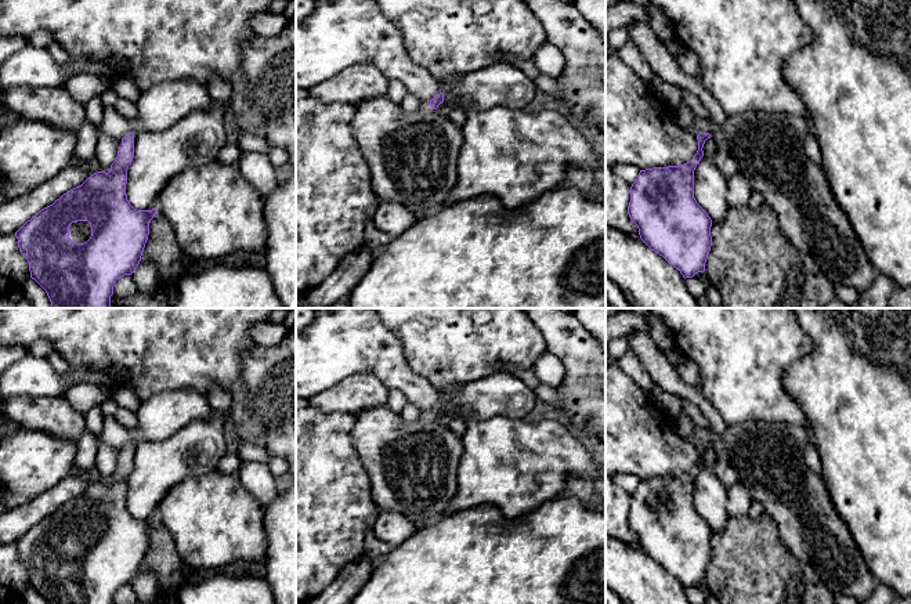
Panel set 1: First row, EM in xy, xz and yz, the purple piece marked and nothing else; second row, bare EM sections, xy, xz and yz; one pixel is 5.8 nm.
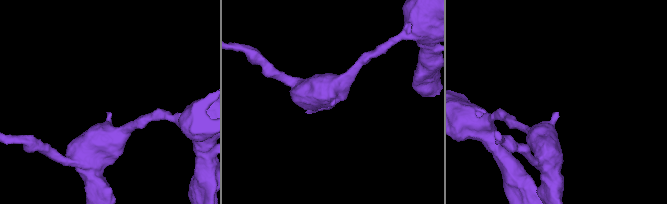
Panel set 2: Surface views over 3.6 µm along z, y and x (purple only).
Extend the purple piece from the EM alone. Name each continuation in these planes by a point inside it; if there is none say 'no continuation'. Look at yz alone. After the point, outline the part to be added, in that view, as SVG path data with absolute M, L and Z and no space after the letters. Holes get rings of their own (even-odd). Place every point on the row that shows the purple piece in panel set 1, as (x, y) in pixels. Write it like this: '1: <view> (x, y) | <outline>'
no continuation

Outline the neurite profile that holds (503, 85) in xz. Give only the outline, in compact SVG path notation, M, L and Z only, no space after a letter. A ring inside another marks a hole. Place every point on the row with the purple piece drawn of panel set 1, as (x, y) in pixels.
M502 59L469 73L445 94L444 102L451 108L460 108L459 102L469 98L481 109L494 106L524 109L535 97L536 90L532 79Z

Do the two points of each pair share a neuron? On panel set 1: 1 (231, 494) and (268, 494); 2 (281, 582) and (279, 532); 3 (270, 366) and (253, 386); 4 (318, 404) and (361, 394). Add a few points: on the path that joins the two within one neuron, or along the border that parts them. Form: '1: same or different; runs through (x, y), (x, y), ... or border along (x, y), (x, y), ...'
1: different; border along (235, 474), (241, 484), (264, 506)
2: same; runs through (281, 570), (281, 545)
3: same; runs through (268, 371), (257, 382)
4: same; runs through (329, 401), (350, 395)

